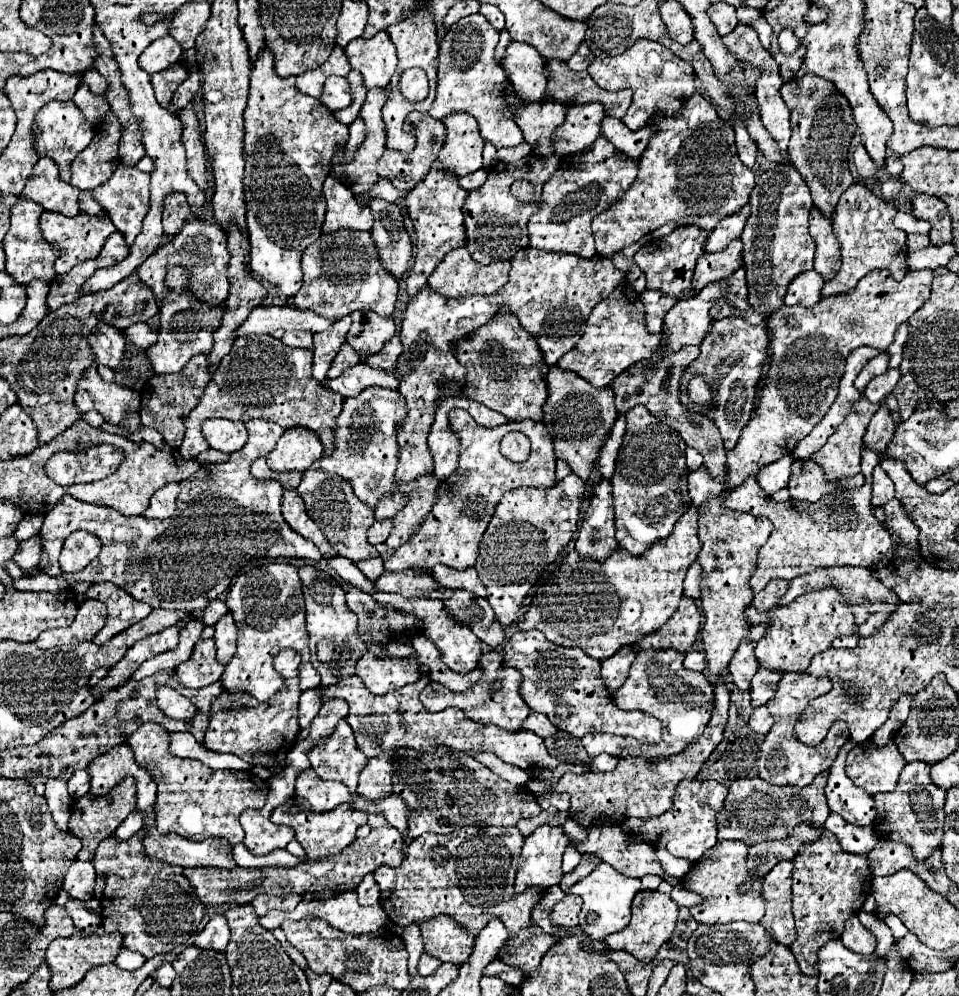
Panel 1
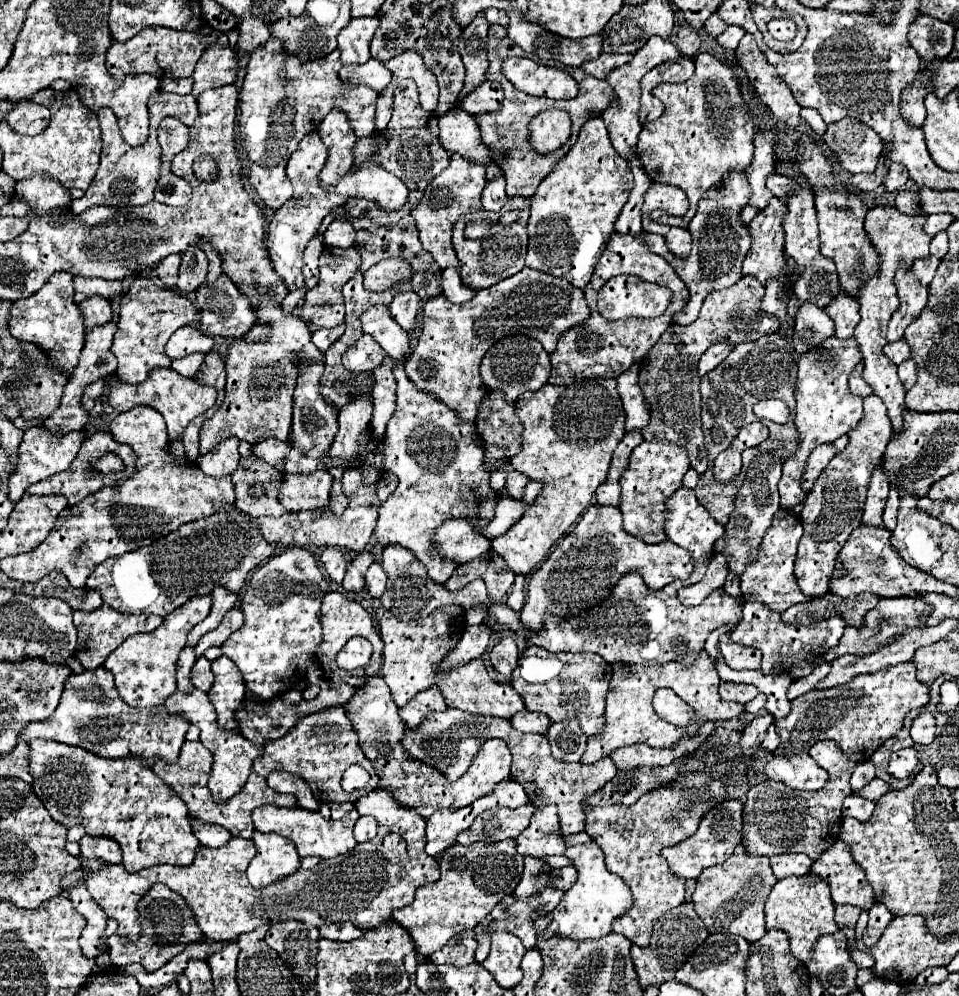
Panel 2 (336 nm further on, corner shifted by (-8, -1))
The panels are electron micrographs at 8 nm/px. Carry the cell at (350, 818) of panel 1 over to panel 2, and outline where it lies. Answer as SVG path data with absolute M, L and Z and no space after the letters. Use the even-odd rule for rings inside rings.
M262 805L262 807L254 809L254 813L252 813L256 831L278 833L278 835L288 837L296 845L296 851L302 859L312 857L312 855L316 855L320 859L332 859L340 853L352 851L356 847L352 829L354 829L358 817L360 817L358 811L352 809L340 821L326 821L318 811L304 811L298 807L276 807L276 805Z

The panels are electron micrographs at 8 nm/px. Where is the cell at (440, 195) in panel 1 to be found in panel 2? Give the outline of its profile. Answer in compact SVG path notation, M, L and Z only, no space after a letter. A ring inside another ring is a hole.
M458 153L452 155L450 165L430 181L422 201L412 209L412 217L420 231L420 243L434 257L440 269L458 267L458 259L452 249L452 227L460 215L470 211L470 207L482 207L482 189L486 185L484 173L482 165L466 161L464 157L458 157Z

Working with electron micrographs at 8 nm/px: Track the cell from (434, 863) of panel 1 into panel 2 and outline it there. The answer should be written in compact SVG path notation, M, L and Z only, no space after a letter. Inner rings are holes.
M506 839L498 843L474 843L470 847L452 845L440 857L442 869L440 879L428 883L416 891L412 905L394 911L394 921L398 921L414 939L418 953L426 959L442 949L450 937L462 929L476 927L492 907L506 895L510 895L524 869L524 857L516 851L516 841Z

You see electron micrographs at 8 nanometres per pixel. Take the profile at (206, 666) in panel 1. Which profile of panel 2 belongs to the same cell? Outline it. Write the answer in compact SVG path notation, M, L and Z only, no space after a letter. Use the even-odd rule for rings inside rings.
M198 657L196 665L192 667L192 683L194 683L194 687L208 693L212 681L214 681L214 675L212 675L212 669L210 669L210 661L206 657Z

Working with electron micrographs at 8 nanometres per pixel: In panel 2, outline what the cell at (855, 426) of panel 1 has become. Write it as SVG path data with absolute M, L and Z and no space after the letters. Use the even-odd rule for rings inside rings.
M876 395L864 397L864 417L860 425L848 433L848 439L850 439L848 447L842 453L838 453L830 461L830 465L820 473L800 513L804 535L798 545L794 575L804 595L820 597L830 591L828 583L832 577L836 555L840 553L850 533L858 525L862 525L862 507L866 501L870 477L872 477L872 471L882 463L882 455L890 441L890 435L892 435L892 425L886 415L886 407L882 399Z

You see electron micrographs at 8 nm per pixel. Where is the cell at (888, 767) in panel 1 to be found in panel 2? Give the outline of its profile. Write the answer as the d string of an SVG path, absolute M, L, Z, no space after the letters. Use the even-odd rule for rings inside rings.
M876 777L870 783L866 783L860 791L856 791L856 795L864 797L864 799L870 799L870 801L878 801L878 797L882 797L886 791L888 791L888 785L882 779Z

